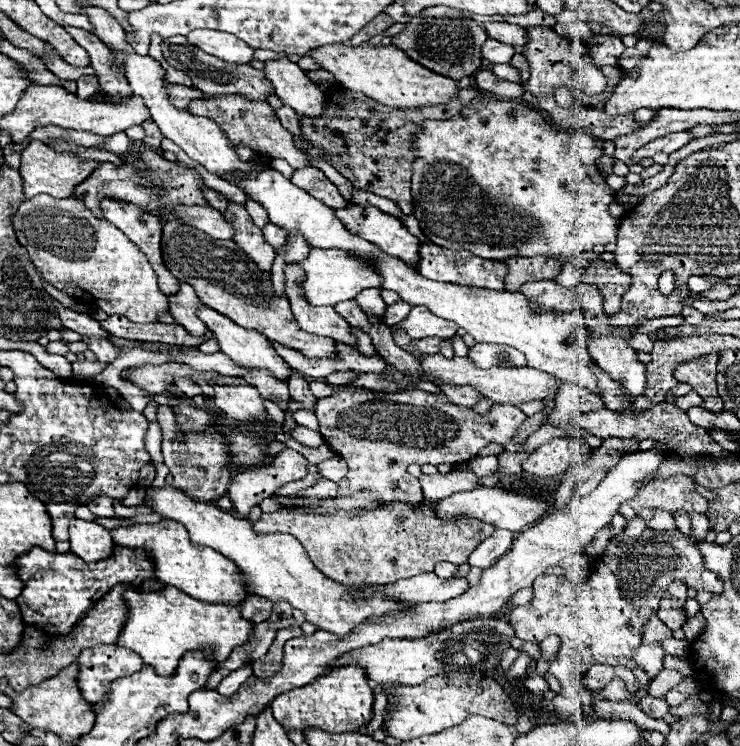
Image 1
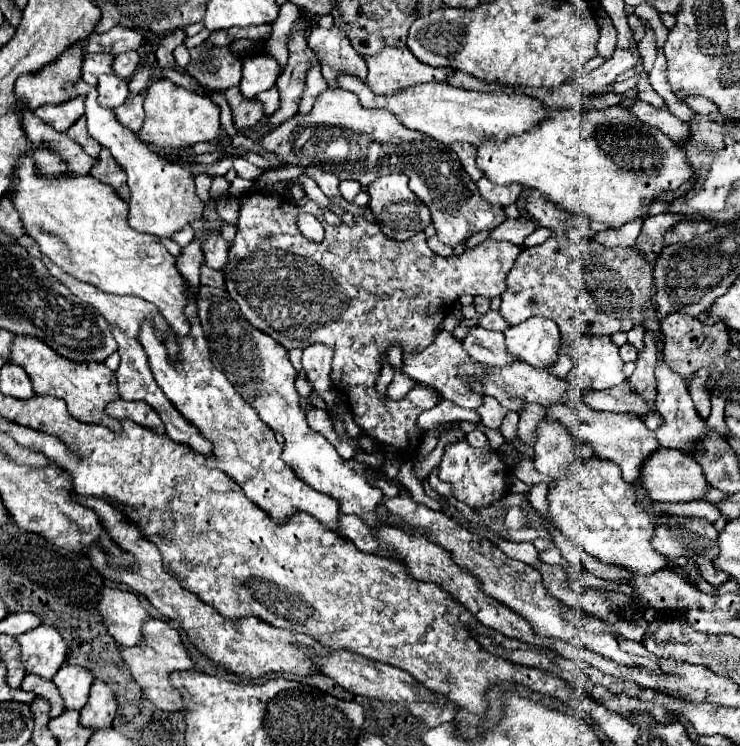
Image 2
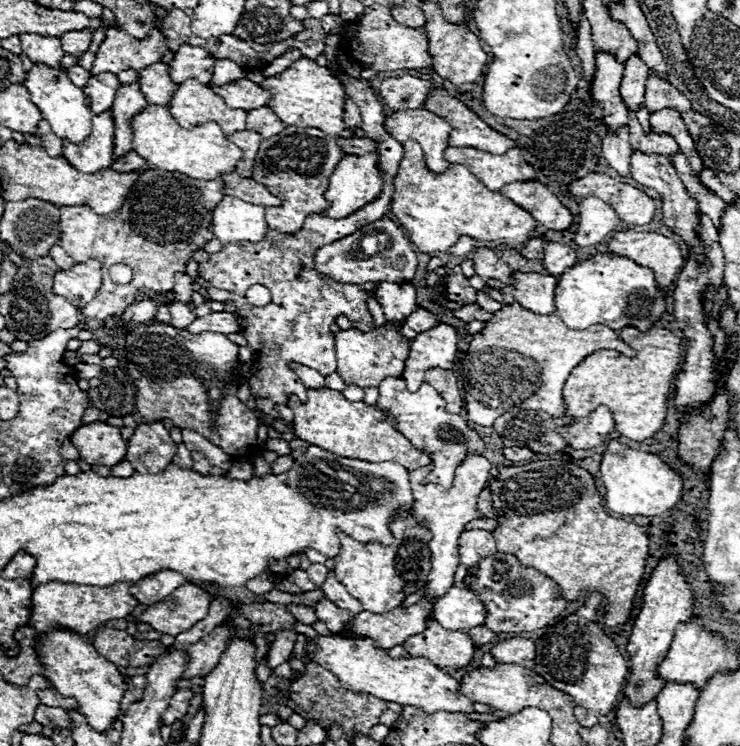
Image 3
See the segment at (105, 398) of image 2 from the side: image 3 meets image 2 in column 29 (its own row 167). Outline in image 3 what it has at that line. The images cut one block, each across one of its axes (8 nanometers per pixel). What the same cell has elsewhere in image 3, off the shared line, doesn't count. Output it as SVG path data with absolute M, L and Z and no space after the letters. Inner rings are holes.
M368 154L368 156L344 156L338 162L336 170L332 172L330 184L328 184L328 190L326 190L326 200L330 200L332 208L326 210L326 212L320 212L320 214L328 216L328 218L334 218L334 220L346 218L352 212L356 212L362 206L366 206L368 202L376 200L378 194L380 194L380 188L382 188L382 174L376 168L376 154Z

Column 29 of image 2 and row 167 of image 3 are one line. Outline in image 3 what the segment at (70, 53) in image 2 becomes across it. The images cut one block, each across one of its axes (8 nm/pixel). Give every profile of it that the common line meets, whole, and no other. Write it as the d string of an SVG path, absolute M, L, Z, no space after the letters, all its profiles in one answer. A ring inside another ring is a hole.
M106 110L92 120L92 134L82 144L70 144L64 140L64 158L78 172L98 172L110 168L114 154L114 118L112 110Z

